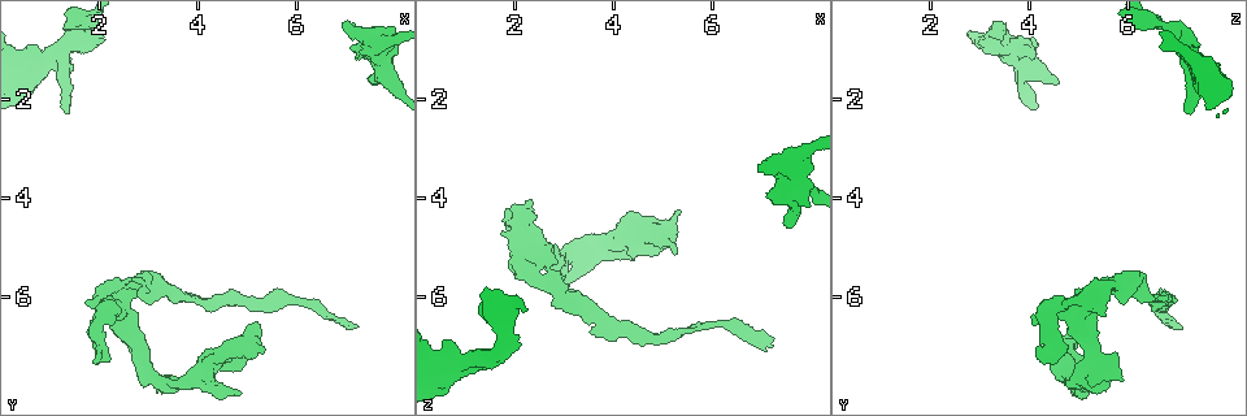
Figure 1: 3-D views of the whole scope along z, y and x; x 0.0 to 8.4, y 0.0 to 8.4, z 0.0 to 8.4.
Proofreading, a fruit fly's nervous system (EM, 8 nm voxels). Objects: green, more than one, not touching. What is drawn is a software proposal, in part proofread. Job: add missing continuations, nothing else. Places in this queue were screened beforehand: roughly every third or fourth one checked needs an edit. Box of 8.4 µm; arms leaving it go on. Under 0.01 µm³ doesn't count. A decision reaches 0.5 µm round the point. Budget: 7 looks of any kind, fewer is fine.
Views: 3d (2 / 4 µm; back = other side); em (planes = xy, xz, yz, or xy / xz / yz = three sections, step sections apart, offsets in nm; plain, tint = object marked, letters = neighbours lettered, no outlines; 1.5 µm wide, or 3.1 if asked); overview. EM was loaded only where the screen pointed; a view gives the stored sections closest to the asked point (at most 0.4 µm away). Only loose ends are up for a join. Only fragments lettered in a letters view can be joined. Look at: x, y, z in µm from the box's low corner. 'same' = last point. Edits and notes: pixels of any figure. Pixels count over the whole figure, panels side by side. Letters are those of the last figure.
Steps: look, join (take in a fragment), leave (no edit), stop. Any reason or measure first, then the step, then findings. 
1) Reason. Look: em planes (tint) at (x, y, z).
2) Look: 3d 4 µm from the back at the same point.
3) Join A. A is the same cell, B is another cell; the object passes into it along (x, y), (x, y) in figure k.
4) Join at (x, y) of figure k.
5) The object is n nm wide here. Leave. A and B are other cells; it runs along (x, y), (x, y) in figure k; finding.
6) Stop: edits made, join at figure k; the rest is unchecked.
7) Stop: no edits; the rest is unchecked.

Long arm stops here. Look: 3d 4 µm at (7.25, 6.60, 6.85).

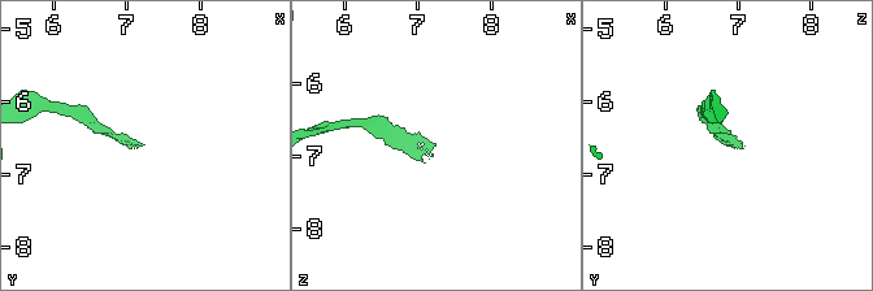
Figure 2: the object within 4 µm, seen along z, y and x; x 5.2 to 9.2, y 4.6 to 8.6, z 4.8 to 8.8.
Now the EM. Look: em planes (letters) at (7.25, 6.60, 6.85).

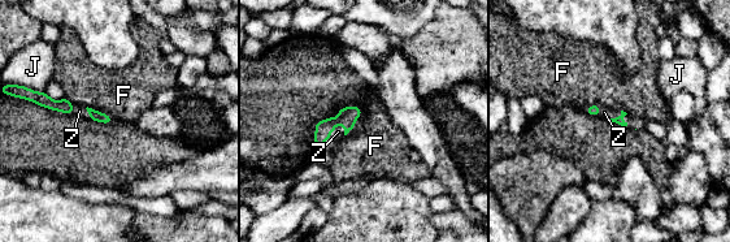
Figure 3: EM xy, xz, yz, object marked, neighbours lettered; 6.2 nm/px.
The longest contact is with Z, 240 nm. Join Z. Z is the same cell, F and J are other cells; it goes on there.

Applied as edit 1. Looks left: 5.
Look: 3d 2 µm at (1.95, 7.15, 4.10).

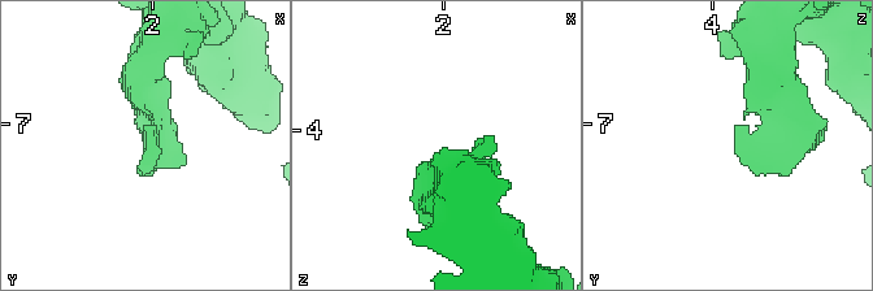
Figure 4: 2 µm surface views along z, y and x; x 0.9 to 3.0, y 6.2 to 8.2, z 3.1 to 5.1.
Shape alone is not enough. Look: em planes (letters) at (1.94, 7.16, 4.16).

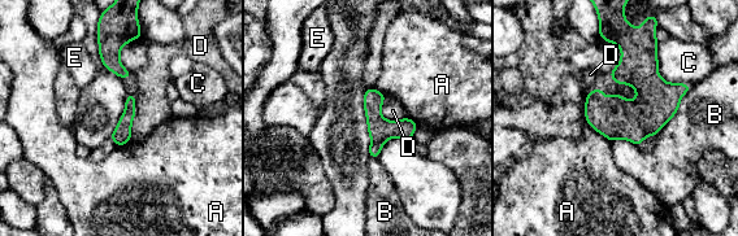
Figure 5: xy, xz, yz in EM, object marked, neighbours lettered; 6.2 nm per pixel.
Leave. A, B, C, D and E are other cells; it runs along (369, 92), (376, 121), (374, 153) in figure 5; no lettered fragment goes on from it.

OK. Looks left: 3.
Branch stops here. Look: 3d 4 µm at (1.40, 2.30, 7.20).

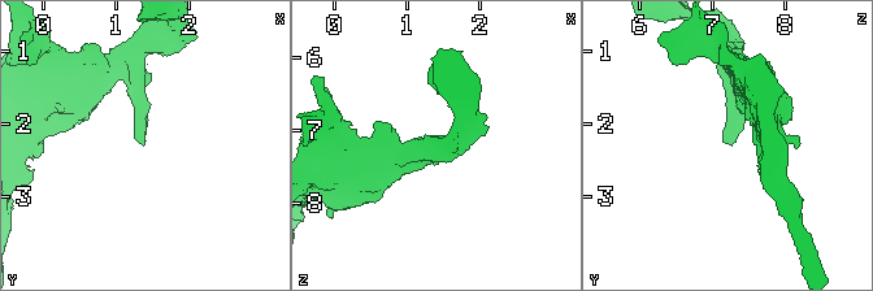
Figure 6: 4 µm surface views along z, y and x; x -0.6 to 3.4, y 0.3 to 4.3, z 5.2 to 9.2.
Now the EM. Look: em xz step 8 (tint) at (1.35, 2.25, 7.20).

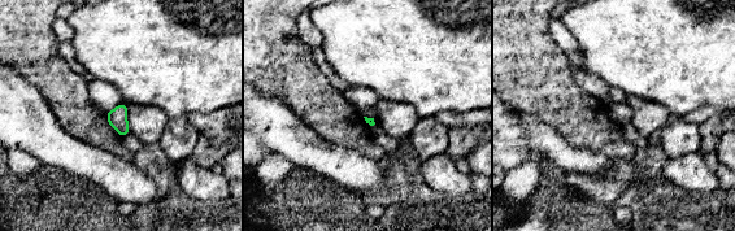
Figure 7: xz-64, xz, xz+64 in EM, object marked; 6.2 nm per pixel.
Look: em planes (letters) at the same point.

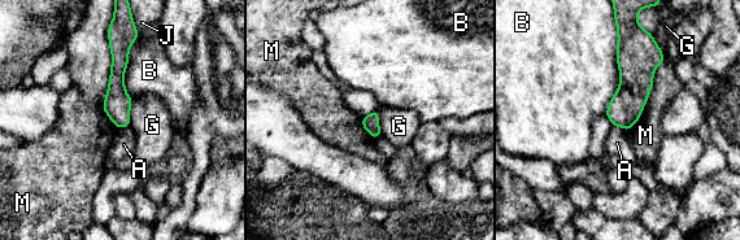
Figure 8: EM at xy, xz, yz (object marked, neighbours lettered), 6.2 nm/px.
Leave. A, B, G, J and M are other cells; a border runs along (613, 125), (618, 125), (626, 131) in figure 8; no lettered fragment goes on from it.

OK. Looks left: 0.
Stop: edits made, join at figure 3; the rest is unchecked.

